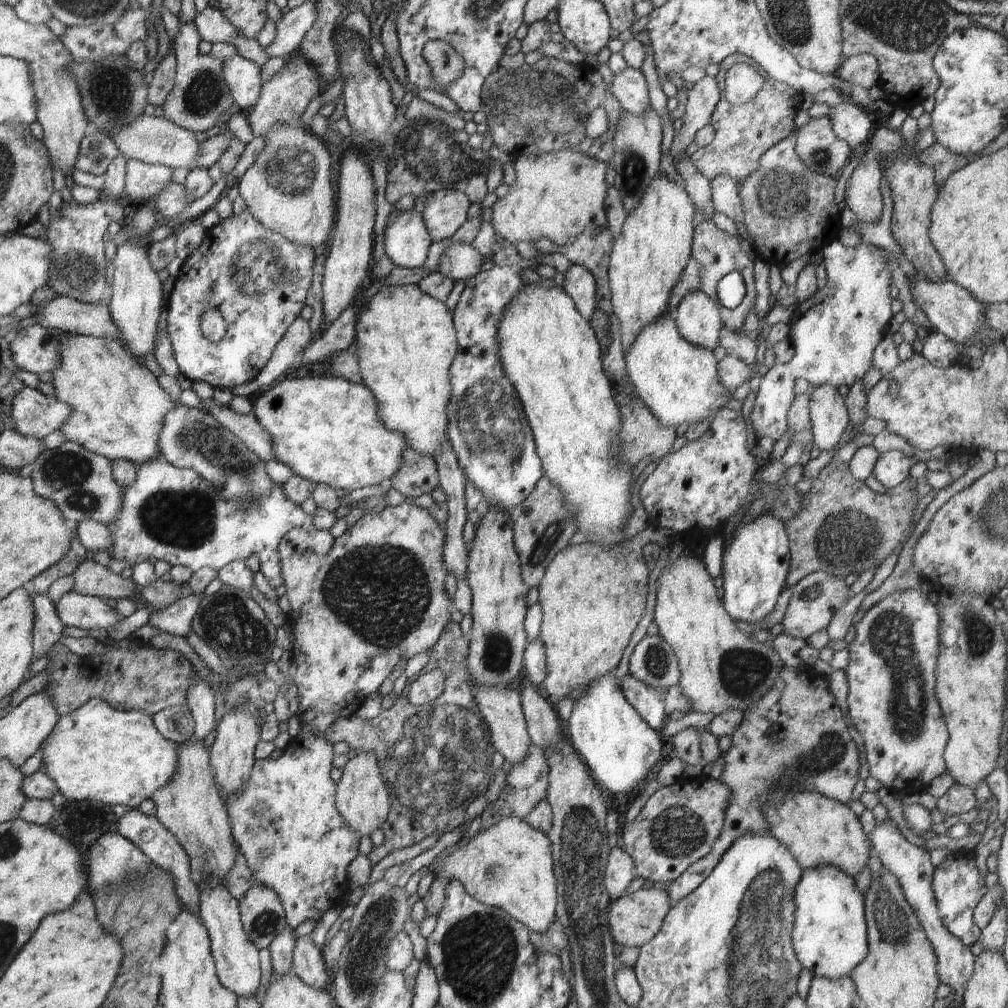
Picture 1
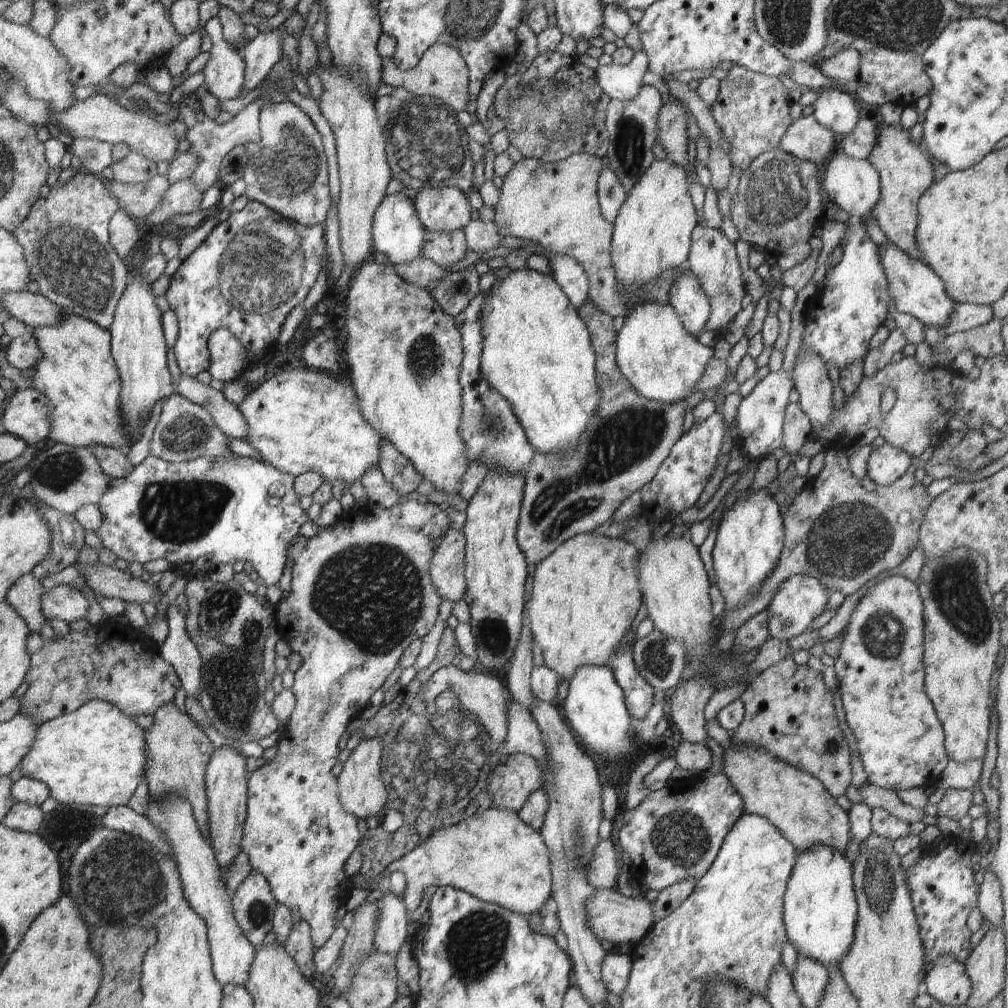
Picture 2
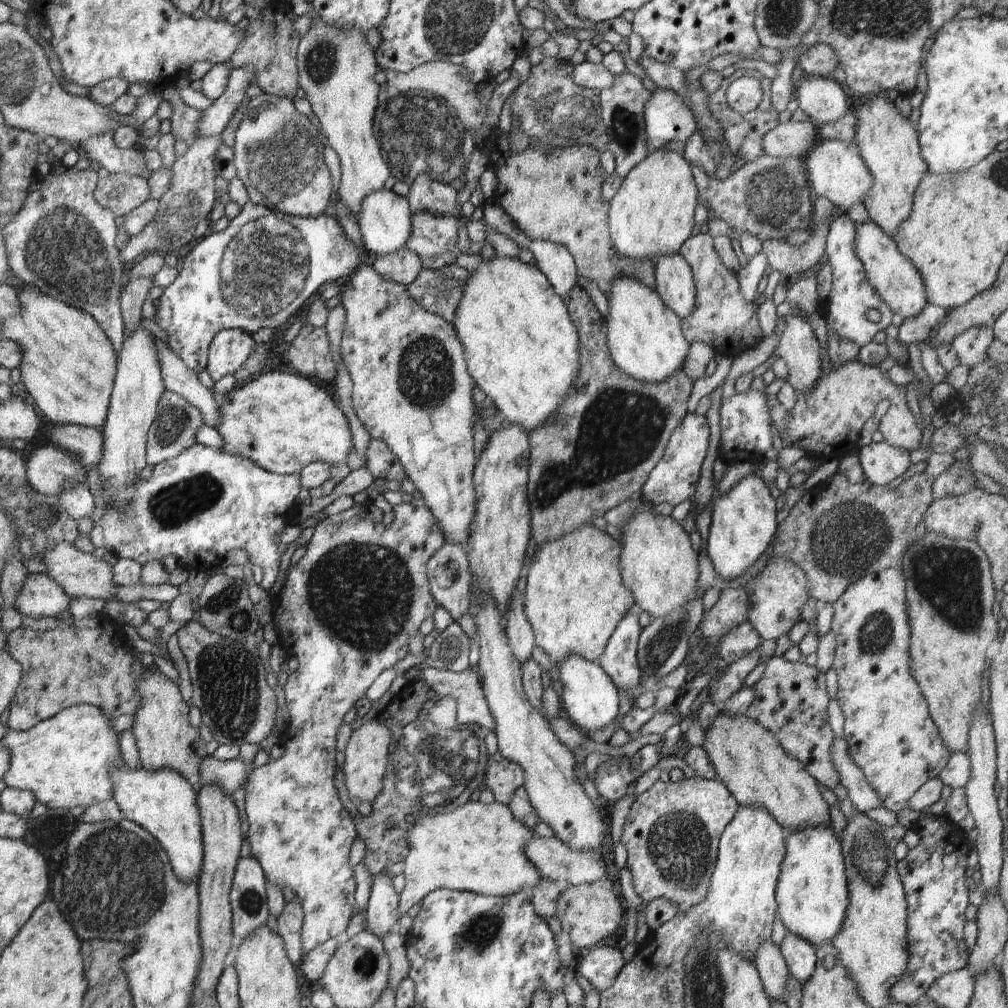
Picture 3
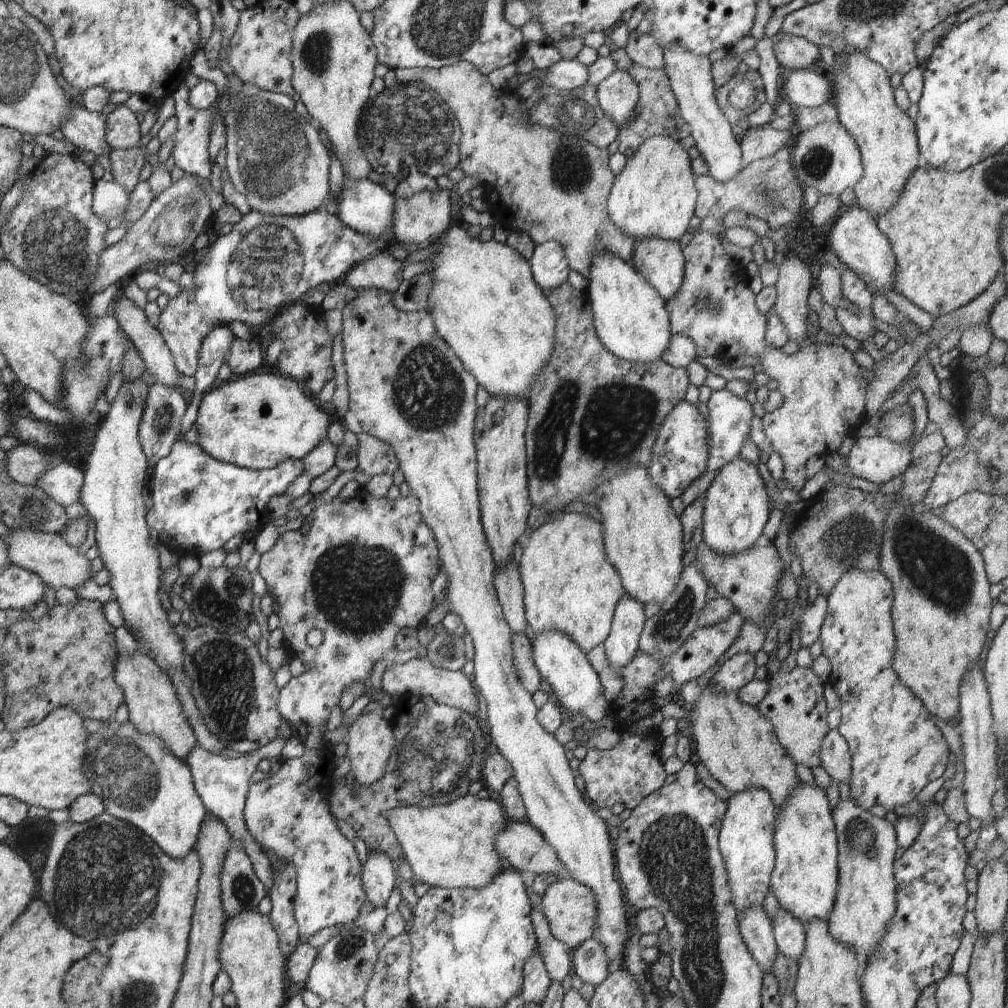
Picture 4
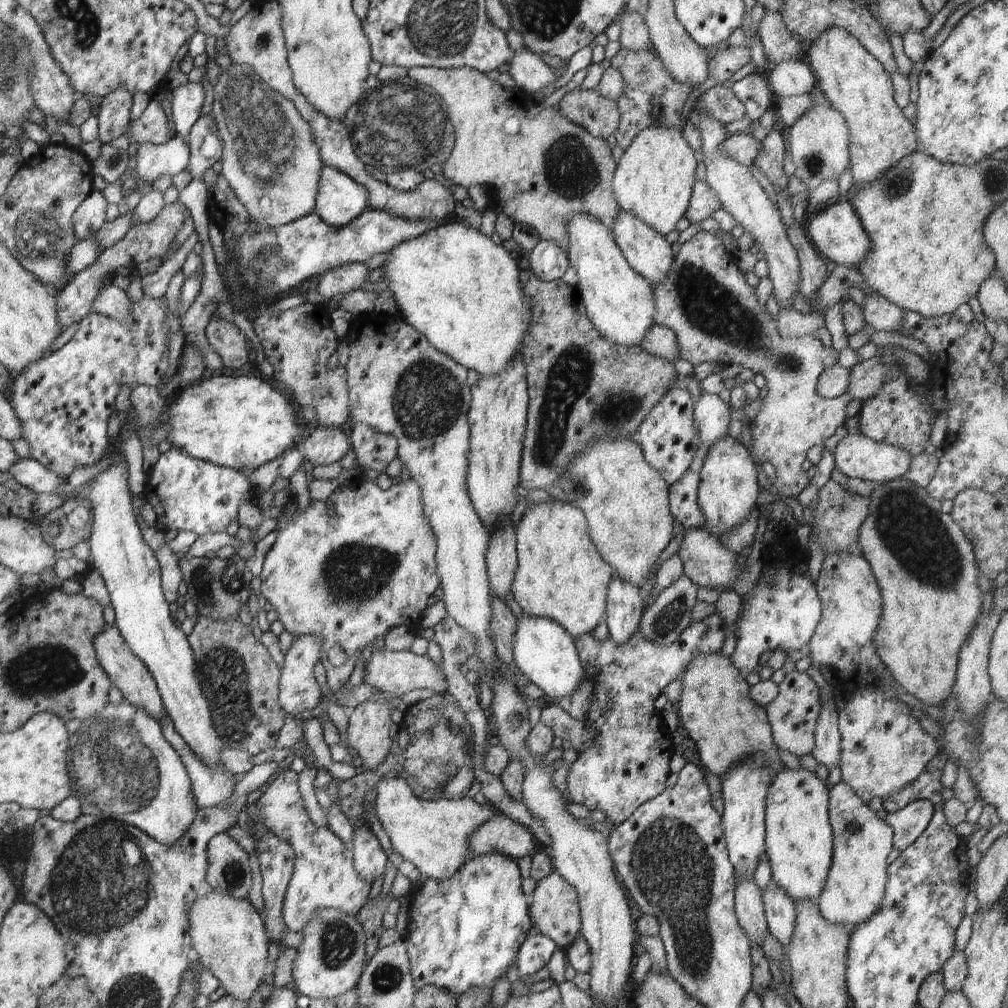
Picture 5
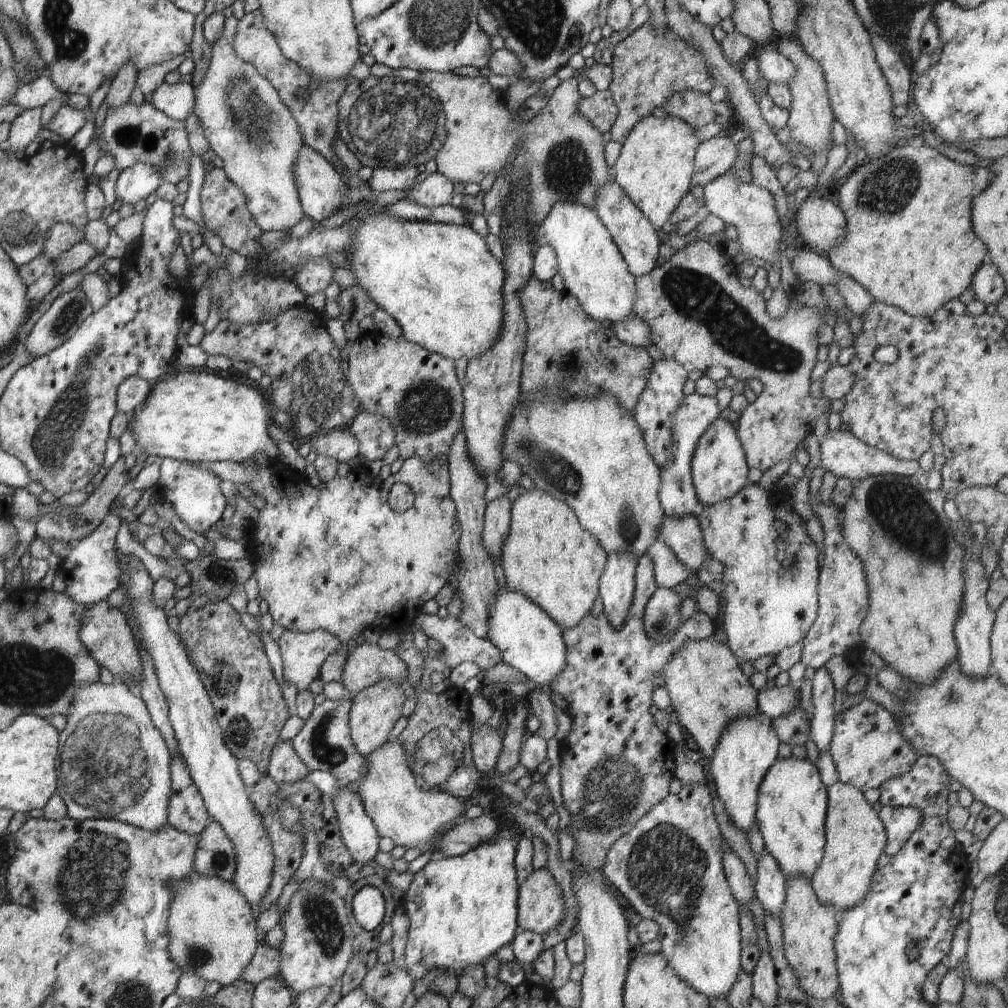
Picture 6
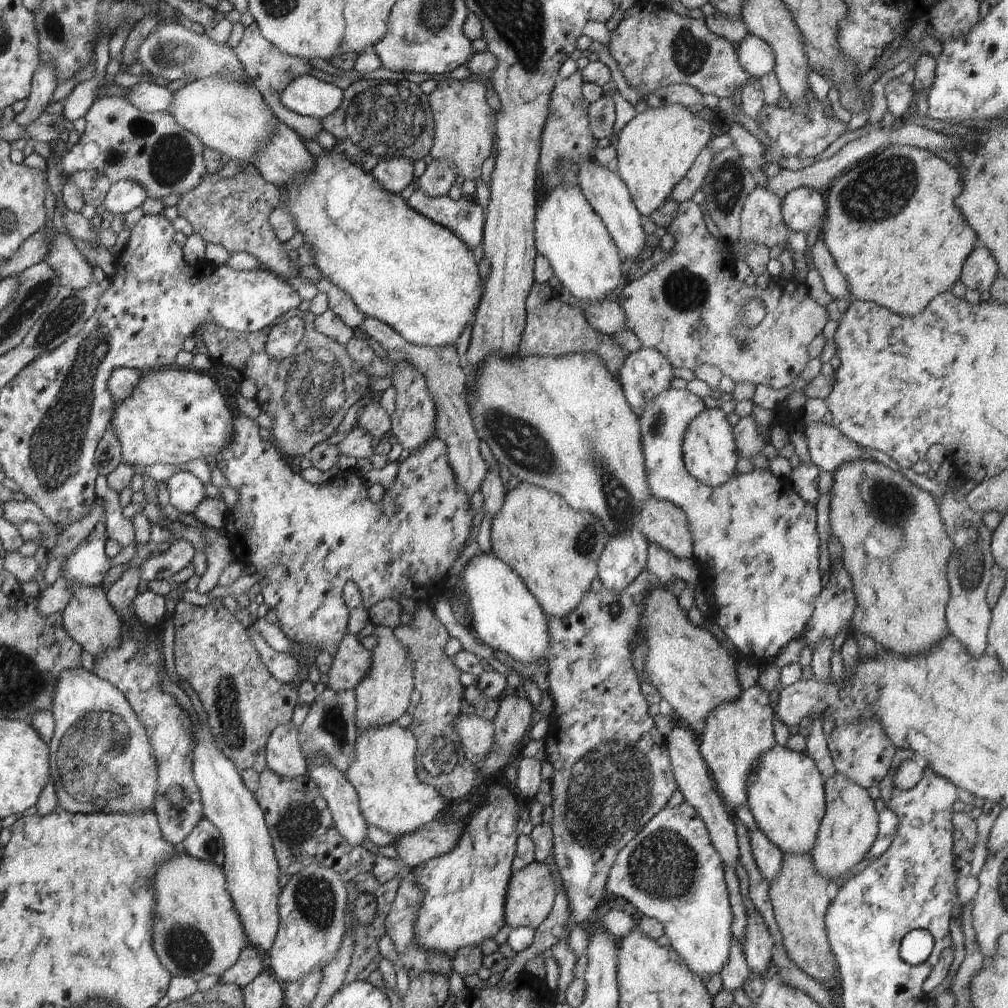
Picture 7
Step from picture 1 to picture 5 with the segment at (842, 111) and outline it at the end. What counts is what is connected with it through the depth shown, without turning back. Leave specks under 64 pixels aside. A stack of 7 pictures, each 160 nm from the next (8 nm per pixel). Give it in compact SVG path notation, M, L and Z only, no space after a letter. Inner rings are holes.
M803 58L786 59L777 65L771 64L767 72L771 90L780 97L807 94L816 86L816 77L811 66Z

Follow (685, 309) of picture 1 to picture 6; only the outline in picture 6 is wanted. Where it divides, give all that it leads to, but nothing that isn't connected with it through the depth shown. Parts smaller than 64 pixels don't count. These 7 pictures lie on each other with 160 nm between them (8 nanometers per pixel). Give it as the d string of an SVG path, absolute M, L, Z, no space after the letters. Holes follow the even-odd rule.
M615 180L596 189L594 210L614 239L623 259L626 261L630 274L639 277L652 272L657 266L658 248L661 245L657 229L651 220L636 208L626 191Z

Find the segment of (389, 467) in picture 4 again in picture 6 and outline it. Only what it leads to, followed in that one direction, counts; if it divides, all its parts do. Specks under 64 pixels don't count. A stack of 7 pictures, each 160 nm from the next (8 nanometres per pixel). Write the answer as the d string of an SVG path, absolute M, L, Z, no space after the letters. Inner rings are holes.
M360 410L348 429L358 439L359 452L366 461L382 459L395 444L395 430L380 413Z

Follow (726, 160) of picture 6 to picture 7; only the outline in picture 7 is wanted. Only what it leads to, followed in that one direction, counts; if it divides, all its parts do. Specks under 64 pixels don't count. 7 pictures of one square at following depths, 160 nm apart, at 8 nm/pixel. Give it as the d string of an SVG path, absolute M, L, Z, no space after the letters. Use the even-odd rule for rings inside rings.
M704 147L692 163L692 166L687 170L686 176L683 176L682 180L673 186L667 200L678 204L690 201L695 192L702 188L704 177L707 176L707 172L711 169L711 162L716 153Z

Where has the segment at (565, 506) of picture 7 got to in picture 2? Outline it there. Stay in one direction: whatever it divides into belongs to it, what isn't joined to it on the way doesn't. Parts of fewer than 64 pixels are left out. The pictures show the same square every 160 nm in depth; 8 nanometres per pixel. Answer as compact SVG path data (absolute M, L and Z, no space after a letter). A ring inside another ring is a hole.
M582 533L560 544L534 570L532 598L525 604L529 629L540 644L545 666L562 680L572 680L574 672L582 666L608 666L616 646L631 631L633 619L643 603L638 585L640 555L634 544L623 538L608 538L595 533Z

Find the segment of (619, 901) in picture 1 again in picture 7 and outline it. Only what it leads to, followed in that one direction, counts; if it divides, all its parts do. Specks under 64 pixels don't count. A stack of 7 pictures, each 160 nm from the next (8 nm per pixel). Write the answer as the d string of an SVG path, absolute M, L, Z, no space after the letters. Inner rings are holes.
M535 860L522 868L522 870L510 875L504 903L504 918L508 926L515 929L530 925L532 928L537 929L546 920L552 910L558 891L558 884L550 876L551 871L552 868Z

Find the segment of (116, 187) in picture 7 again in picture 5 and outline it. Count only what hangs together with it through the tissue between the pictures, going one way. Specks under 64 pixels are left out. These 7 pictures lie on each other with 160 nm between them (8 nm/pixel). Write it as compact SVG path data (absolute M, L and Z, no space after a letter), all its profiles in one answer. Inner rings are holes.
M175 135L163 145L142 143L135 155L136 166L131 176L136 181L153 184L162 176L173 177L186 170L190 160L190 147L189 143Z

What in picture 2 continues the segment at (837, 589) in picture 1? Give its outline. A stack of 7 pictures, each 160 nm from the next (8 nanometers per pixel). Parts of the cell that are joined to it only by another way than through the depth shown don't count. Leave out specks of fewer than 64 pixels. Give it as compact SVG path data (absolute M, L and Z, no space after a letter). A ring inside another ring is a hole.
M796 575L782 582L766 610L769 636L780 641L789 641L809 631L808 628L812 626L813 621L825 612L831 593L820 580L812 576Z

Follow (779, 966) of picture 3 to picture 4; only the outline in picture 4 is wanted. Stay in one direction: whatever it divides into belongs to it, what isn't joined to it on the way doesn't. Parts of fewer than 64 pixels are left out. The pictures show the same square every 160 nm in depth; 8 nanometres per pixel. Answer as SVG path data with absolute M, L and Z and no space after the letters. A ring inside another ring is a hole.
M763 905L745 908L739 916L738 926L739 935L744 939L750 954L762 970L772 972L777 944L766 908Z

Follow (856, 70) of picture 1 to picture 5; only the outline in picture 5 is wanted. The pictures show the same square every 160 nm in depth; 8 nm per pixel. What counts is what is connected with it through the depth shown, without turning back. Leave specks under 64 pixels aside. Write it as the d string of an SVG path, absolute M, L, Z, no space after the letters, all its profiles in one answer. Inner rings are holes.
M766 9L756 32L770 64L803 57L806 44L794 38L778 11Z

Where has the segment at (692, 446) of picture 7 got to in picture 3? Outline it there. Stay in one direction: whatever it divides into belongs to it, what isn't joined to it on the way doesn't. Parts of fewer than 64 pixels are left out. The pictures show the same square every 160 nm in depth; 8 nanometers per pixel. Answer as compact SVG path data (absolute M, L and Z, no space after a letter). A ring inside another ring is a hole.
M754 474L747 475L728 492L717 494L714 498L706 551L722 578L733 580L744 574L764 554L771 540L774 540L778 528L775 495L774 489Z

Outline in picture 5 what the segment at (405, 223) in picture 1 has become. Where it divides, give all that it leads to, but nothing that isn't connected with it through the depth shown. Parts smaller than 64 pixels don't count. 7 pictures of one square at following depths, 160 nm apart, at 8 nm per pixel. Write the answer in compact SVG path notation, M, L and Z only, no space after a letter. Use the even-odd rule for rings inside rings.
M322 165L313 212L326 224L341 227L368 207L368 192L337 168Z

